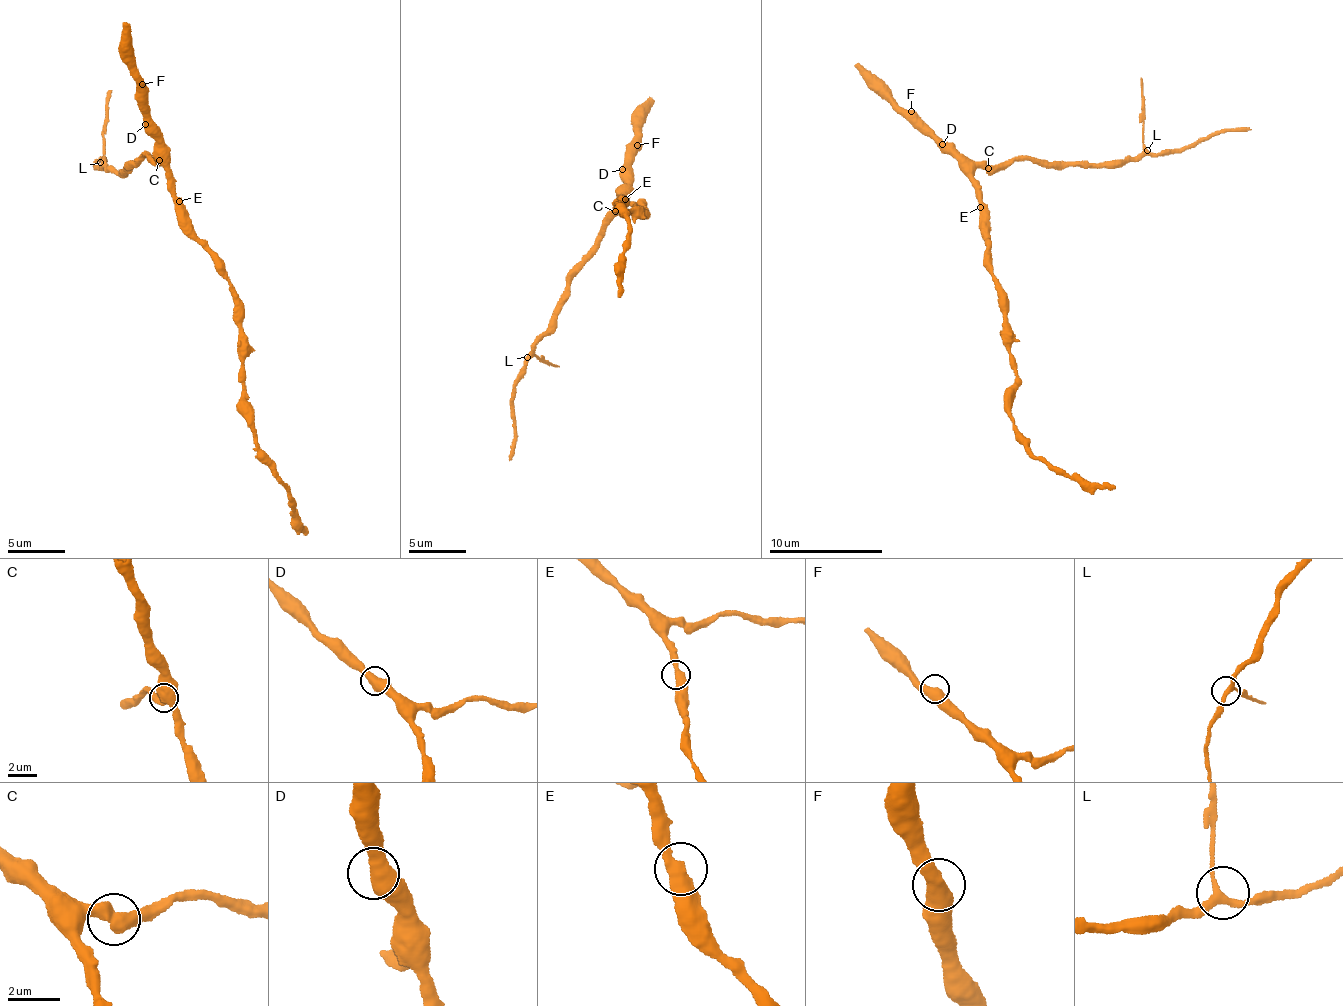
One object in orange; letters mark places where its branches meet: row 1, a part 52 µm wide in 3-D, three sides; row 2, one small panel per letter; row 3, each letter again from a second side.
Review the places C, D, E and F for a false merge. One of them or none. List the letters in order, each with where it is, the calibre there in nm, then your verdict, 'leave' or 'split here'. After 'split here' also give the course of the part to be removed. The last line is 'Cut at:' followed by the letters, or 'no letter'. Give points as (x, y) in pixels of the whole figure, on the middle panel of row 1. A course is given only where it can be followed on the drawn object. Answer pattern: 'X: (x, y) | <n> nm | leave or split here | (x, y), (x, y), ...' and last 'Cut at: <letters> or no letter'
C: (615, 211) | 550 nm | split here | (614, 211), (599, 243), (571, 280), (568, 297), (516, 382), (516, 425), (508, 459)
D: (622, 169) | 550 nm | leave
E: (625, 199) | 550 nm | leave
F: (637, 145) | 550 nm | leave
Cut at: C

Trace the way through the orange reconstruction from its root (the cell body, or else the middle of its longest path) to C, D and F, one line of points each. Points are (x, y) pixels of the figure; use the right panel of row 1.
C: (985, 229), (986, 214), (973, 171), (980, 166), (989, 169)
D: (985, 229), (986, 214), (978, 197), (978, 186), (971, 173), (942, 144)
F: (985, 229), (986, 214), (971, 170), (911, 111)

